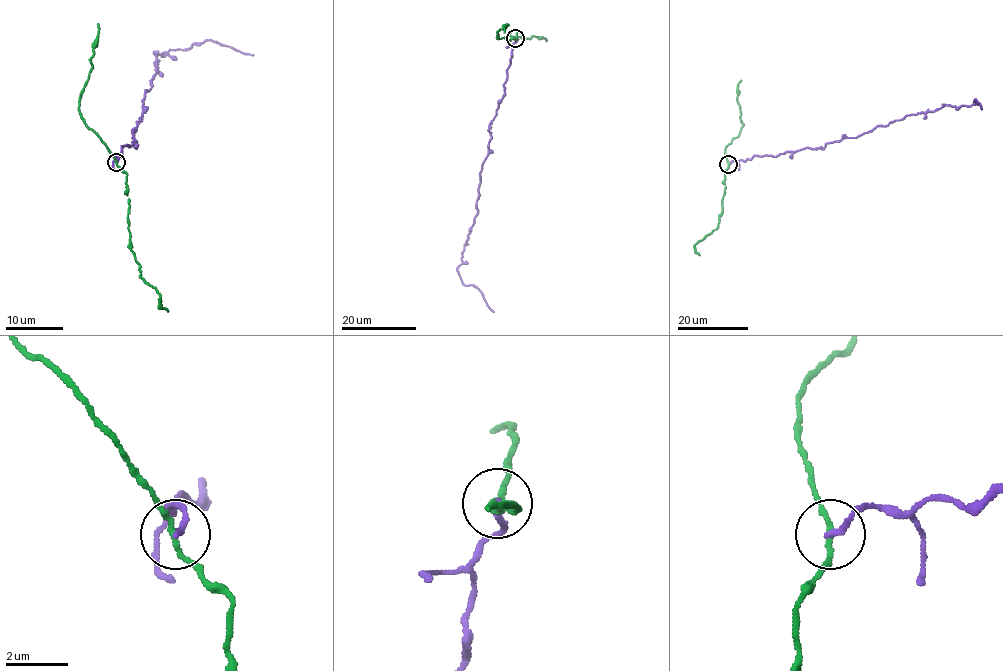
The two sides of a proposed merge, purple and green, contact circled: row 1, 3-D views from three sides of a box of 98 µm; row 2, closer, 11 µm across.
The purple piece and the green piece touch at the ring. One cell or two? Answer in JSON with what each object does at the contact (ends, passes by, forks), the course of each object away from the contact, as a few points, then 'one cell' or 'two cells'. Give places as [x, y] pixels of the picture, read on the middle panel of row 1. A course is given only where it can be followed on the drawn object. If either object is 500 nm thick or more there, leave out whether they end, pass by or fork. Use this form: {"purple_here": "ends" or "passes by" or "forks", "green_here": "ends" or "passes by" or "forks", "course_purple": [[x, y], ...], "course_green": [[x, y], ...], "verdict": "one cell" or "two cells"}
{"purple_here": "ends", "green_here": "passes by", "course_purple": [[515, 38], [504, 94], [489, 129], [477, 212], [457, 268], [463, 284], [473, 285], [493, 311]], "course_green": [[515, 38], [497, 39], [499, 29], [508, 24], [504, 32]], "verdict": "two cells"}

